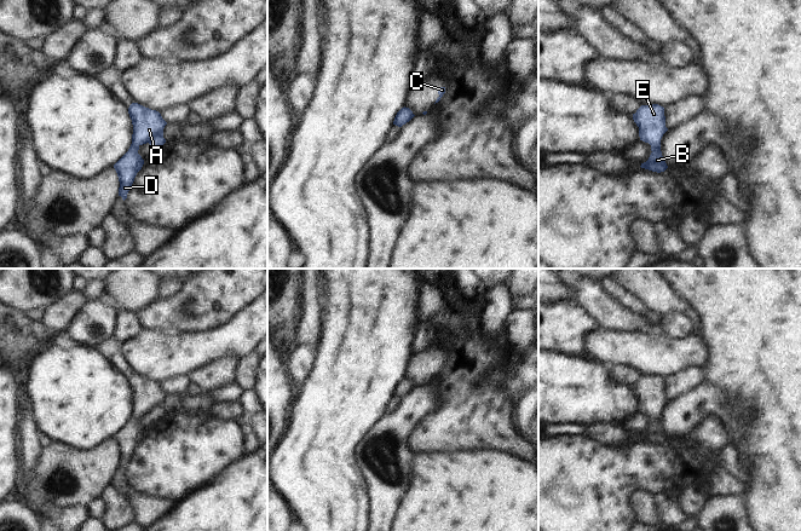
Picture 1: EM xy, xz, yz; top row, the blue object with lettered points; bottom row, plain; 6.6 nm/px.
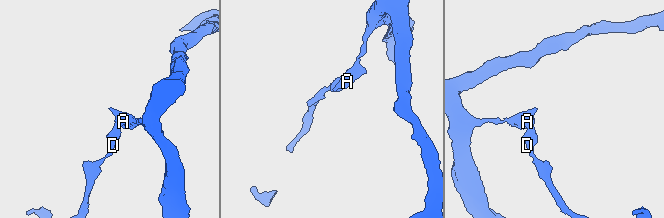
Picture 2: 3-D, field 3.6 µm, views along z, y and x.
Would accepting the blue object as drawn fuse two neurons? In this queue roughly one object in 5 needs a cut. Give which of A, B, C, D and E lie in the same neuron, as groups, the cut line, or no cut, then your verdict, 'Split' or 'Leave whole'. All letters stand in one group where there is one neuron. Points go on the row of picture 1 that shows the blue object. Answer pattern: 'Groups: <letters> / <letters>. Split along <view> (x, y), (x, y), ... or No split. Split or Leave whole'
Groups: A B C D E. No split. Leave whole

